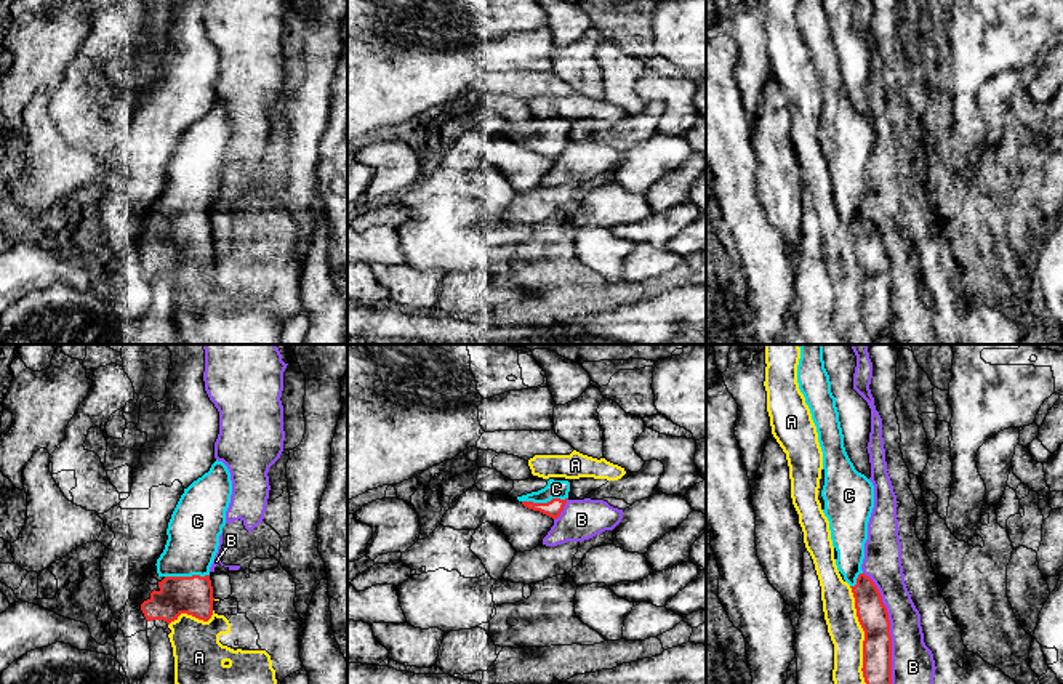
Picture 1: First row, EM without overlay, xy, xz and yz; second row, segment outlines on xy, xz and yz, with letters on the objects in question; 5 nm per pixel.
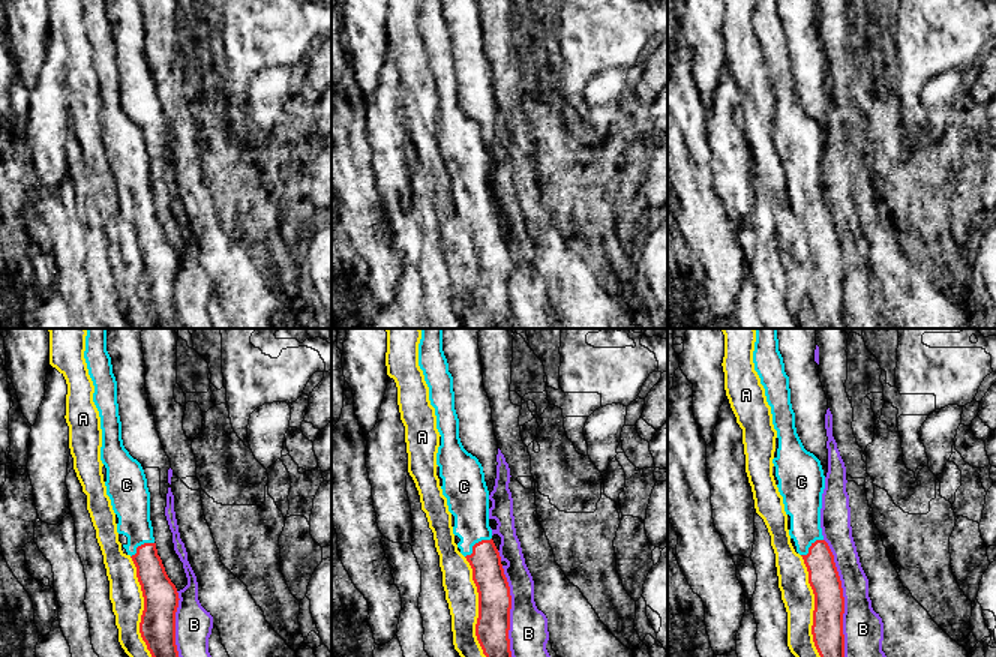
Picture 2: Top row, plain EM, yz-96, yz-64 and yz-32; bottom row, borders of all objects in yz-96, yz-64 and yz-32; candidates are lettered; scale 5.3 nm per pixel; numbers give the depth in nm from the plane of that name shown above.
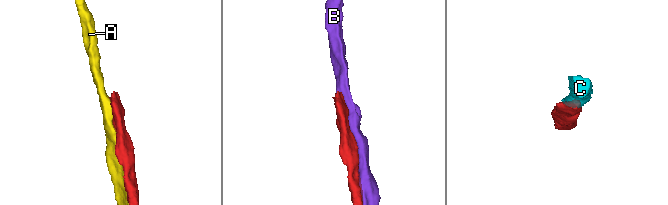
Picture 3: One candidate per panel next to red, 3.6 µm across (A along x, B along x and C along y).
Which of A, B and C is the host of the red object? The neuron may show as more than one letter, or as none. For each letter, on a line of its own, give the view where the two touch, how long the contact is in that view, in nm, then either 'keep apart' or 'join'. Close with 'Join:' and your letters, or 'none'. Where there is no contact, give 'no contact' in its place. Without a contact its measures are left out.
A: contact in yz; length 600 nm; keep apart
B: contact in yz; length 700 nm; keep apart
C: contact in xz; length 240 nm; join
Join: C

